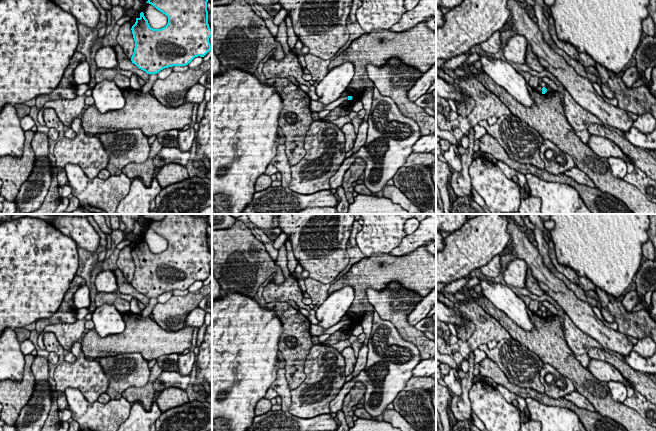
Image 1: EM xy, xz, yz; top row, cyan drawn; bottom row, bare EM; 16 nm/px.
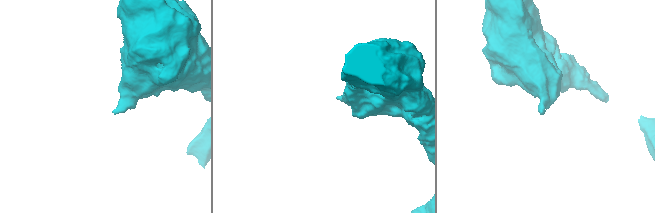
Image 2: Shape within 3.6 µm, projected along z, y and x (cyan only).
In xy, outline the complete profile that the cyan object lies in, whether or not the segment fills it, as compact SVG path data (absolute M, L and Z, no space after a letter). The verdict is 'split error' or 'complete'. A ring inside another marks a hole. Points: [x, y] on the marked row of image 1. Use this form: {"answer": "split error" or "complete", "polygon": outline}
{"answer": "complete", "polygon": "M148 0L146 3L168 17L168 23L161 29L153 29L144 13L140 13L131 28L135 41L132 63L151 75L168 67L186 66L195 57L204 57L212 49L209 42L212 30L208 24L207 2L208 0Z"}

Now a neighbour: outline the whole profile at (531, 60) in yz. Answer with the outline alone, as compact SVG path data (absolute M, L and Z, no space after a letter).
M530 45L527 46L526 48L526 59L525 59L525 64L529 66L532 70L535 70L537 72L542 72L545 70L545 67L543 67L536 55L532 51L532 47Z

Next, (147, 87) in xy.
M151 74L149 80L141 87L142 93L148 93L152 90L155 81L158 79L157 74Z

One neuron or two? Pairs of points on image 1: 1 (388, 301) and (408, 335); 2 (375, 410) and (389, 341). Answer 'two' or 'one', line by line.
1: one
2: one

